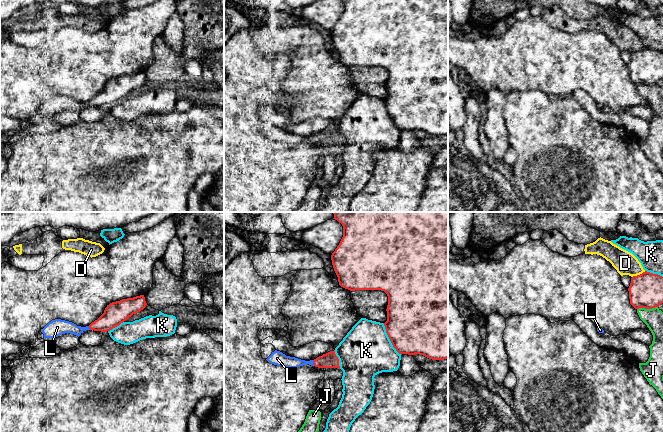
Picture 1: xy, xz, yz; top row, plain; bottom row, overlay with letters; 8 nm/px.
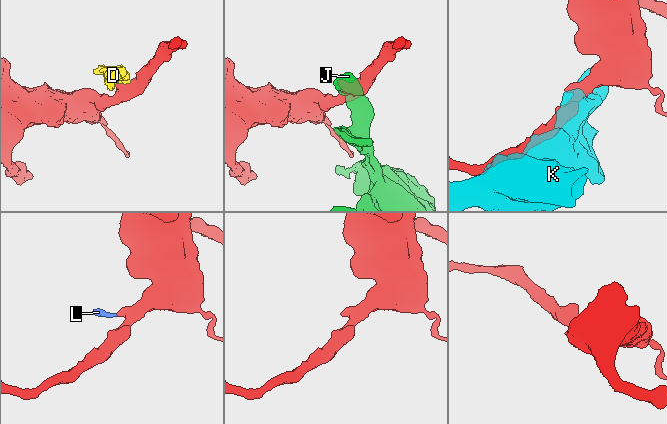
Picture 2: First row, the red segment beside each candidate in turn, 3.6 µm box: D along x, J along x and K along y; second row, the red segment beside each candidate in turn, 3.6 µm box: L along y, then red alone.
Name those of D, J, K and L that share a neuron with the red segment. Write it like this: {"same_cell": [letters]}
{"same_cell": []}

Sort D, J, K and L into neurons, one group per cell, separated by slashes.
D / J / K / L

